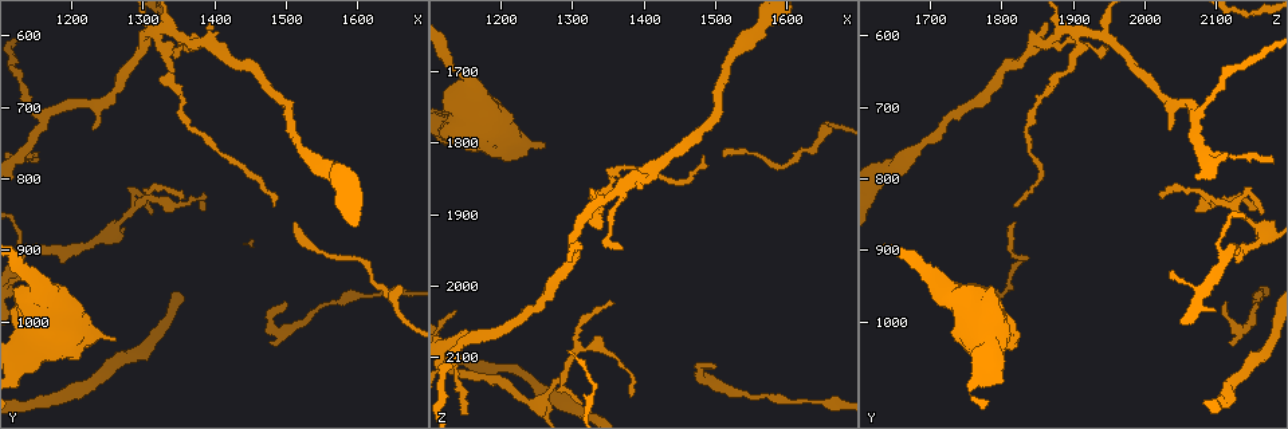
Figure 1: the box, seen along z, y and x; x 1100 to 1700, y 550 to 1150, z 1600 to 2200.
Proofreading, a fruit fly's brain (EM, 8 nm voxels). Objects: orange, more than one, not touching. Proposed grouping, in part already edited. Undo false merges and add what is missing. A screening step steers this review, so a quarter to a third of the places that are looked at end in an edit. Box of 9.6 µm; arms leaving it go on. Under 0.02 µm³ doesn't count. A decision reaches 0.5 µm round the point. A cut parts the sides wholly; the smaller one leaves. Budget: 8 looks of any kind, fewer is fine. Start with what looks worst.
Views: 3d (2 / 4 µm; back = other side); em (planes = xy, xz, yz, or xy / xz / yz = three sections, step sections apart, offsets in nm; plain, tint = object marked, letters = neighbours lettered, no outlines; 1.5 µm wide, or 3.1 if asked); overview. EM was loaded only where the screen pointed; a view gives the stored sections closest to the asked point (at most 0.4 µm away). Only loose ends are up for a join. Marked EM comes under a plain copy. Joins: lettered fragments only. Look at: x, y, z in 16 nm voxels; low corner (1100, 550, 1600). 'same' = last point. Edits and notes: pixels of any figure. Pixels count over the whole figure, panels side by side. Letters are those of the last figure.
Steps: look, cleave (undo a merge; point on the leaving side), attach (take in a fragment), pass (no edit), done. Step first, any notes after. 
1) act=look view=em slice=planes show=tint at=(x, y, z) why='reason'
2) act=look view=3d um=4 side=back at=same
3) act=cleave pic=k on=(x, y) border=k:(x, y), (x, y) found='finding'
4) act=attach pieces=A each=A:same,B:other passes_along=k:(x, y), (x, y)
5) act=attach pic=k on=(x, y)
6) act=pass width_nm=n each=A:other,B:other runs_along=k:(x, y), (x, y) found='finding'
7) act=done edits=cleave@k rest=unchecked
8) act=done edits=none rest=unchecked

act=look view=em slice=xz step=8 show=tint at=(1350, 830, 2025)

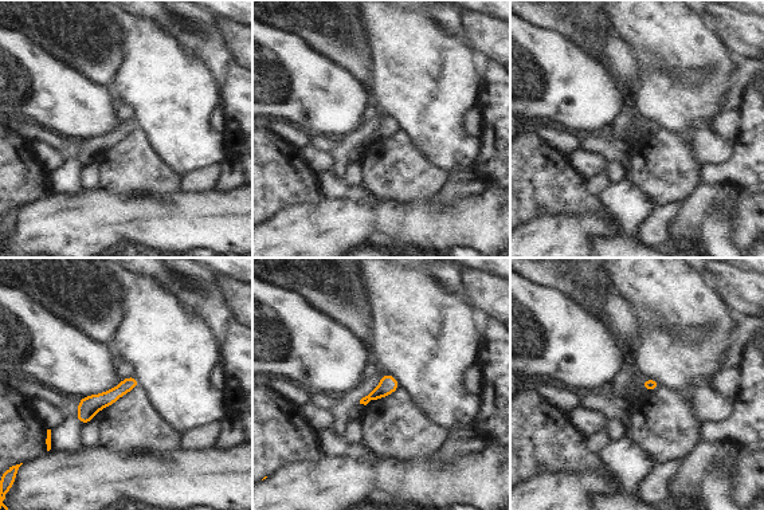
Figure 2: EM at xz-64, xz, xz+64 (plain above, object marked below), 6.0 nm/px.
act=look view=em slice=planes show=tint at=same

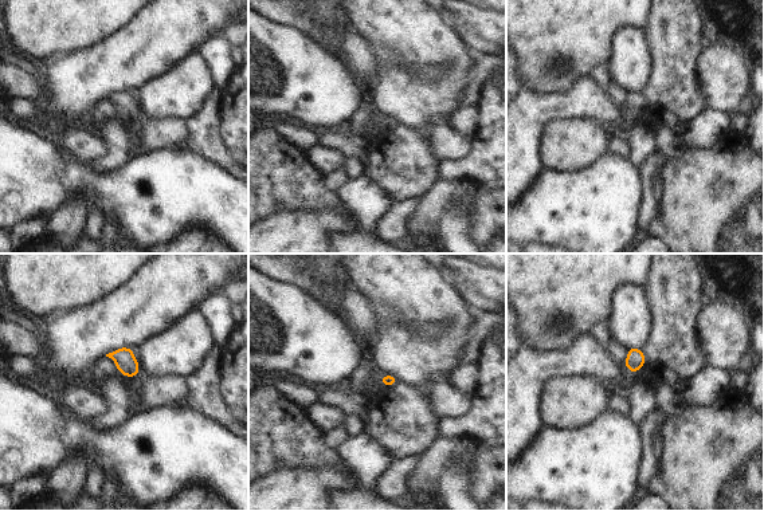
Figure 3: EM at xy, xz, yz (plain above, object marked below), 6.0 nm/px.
act=look view=em slice=planes show=letters at=same why='see the neighbours'

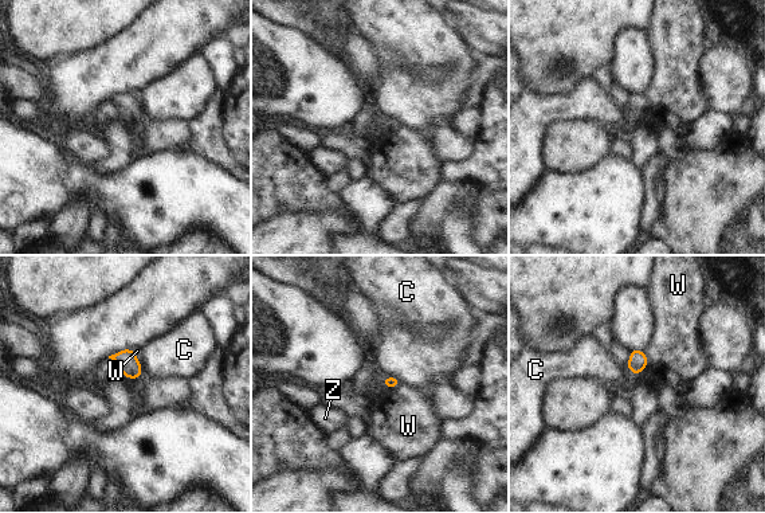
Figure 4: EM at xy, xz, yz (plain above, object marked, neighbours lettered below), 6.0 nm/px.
act=pass each=C:other,W:other,Z:other border=4:(388, 375), (392, 375), (401, 383) found='no lettered fragment goes on from it'

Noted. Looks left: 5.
act=look view=3d um=4 at=(1370, 610, 1860) why='branch point'

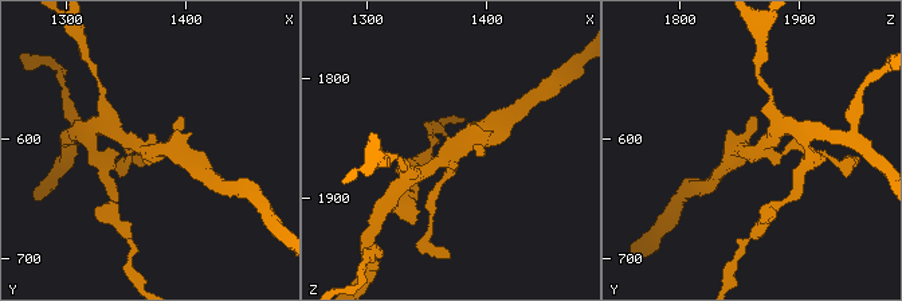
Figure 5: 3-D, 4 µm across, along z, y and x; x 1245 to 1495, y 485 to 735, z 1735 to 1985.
act=look view=em slice=planes show=tint at=(1368, 610, 1864)

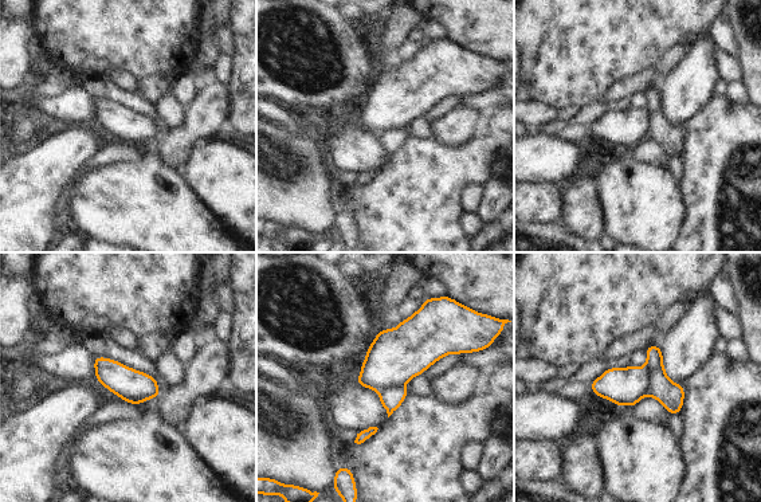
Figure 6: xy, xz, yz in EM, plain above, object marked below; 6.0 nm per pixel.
act=look view=em slice=planes show=letters at=same

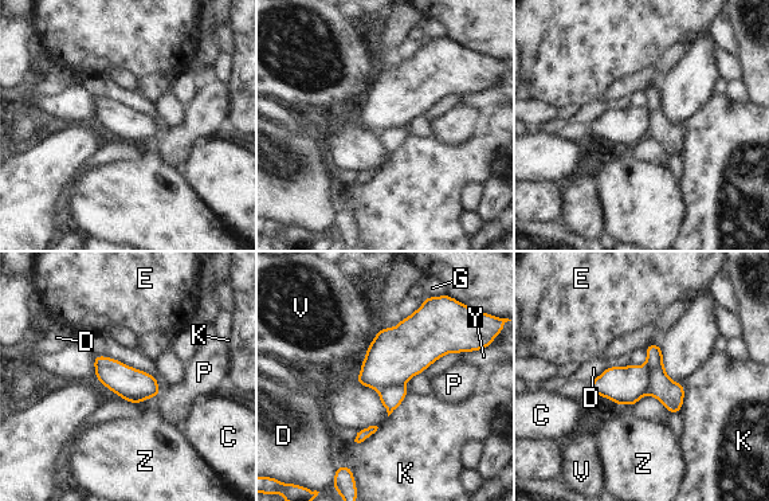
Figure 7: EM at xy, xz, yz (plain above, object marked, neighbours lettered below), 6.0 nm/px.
act=cleave pic=7 on=(671, 394) width_nm=200 longest_contact=K:180nm each=C:other,D:other,E:other,G:other,K:other,P:other,V:other,Y:other,Z:other found='a second cell is stuck on'

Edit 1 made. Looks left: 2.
act=done edits=cleave@7 rest=unchecked

